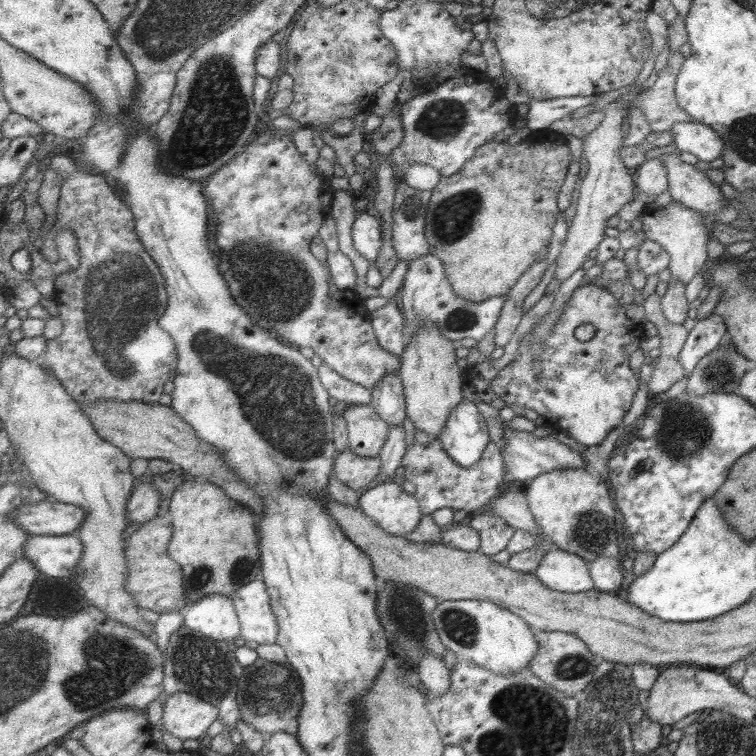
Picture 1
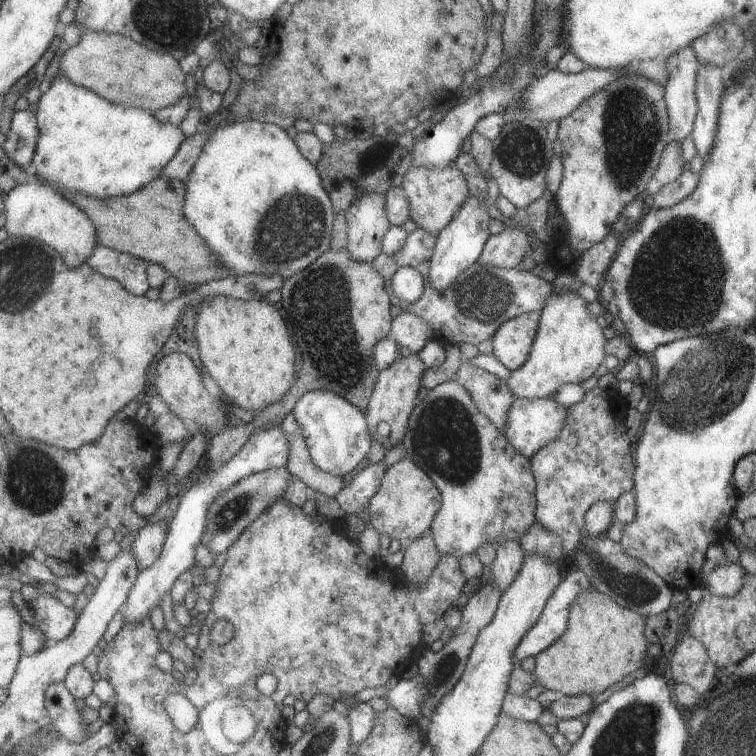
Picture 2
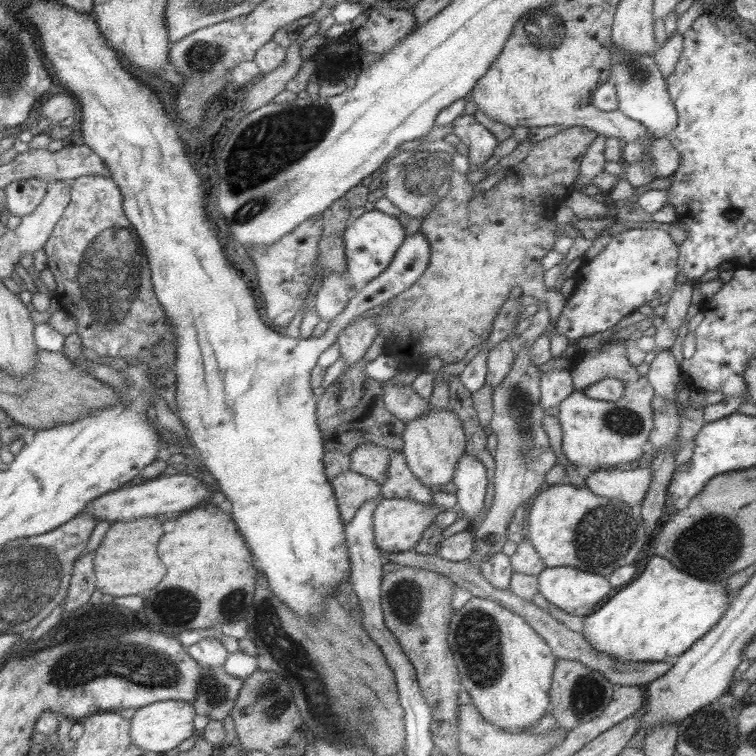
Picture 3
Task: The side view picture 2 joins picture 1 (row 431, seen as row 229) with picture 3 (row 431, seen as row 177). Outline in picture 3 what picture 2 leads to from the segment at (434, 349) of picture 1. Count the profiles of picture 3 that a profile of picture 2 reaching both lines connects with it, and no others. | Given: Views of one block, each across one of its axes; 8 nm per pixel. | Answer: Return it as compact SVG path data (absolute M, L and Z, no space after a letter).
M430 408L426 416L420 416L405 424L403 454L414 476L428 488L437 489L448 482L456 472L460 456L466 453L467 438L462 420L450 408Z

